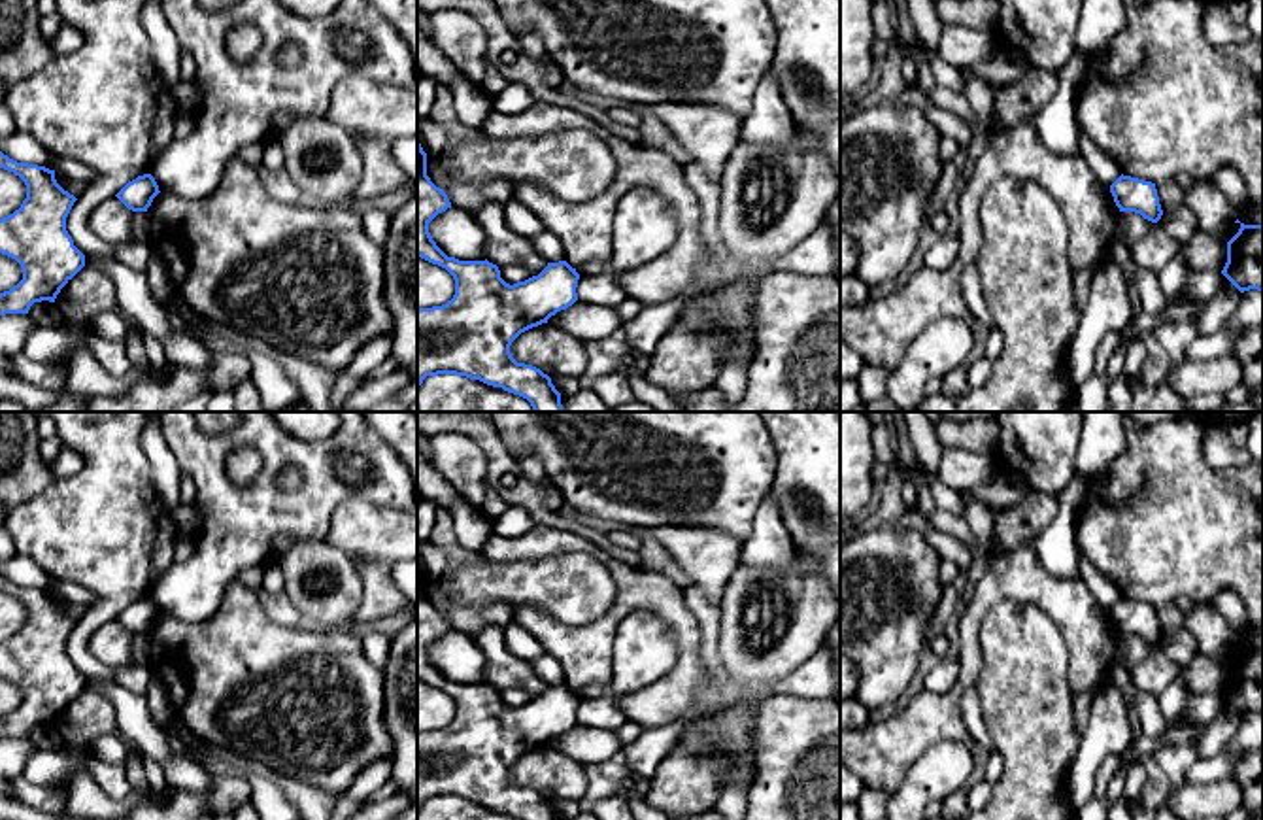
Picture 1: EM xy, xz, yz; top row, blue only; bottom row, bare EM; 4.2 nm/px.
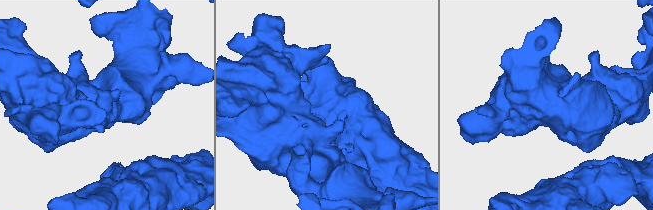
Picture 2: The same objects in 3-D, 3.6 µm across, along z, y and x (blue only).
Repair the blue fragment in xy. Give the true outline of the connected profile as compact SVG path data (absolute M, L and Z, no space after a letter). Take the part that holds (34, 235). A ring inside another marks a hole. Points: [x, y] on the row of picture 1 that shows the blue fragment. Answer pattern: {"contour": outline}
{"contour": "M0 151L0 168L26 185L21 208L0 219L0 253L23 268L23 280L0 293L0 316L28 314L34 302L55 302L85 266L85 255L66 231L66 217L77 198L45 166L17 162Z"}

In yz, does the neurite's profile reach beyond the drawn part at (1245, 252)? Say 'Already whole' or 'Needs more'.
Already whole

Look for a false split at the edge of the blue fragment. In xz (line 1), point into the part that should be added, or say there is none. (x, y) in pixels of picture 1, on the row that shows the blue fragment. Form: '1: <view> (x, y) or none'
1: none

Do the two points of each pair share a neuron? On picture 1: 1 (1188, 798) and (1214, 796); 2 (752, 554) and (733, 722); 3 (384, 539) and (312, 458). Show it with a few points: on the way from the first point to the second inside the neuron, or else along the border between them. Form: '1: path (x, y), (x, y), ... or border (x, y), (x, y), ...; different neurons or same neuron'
1: path (1194, 798), (1209, 798); same neuron
2: border (793, 554), (784, 569), (740, 562); different neurons
3: border (391, 507), (346, 499), (335, 511), (325, 537); different neurons

